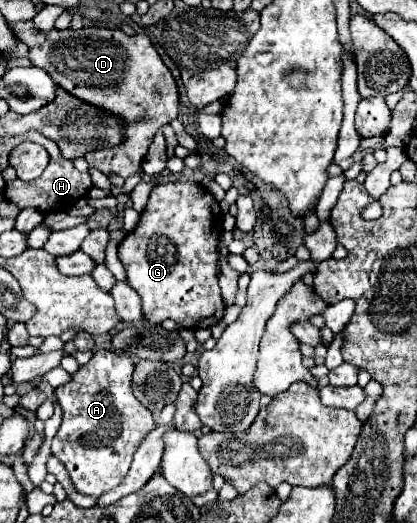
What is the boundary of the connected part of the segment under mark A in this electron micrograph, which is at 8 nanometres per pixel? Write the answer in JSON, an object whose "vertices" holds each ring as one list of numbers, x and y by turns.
{"vertices":[[105,349,95,351,91,361,87,365,81,365,67,385,55,389,57,403,63,409,63,421,59,431,53,437,51,451,65,465,75,489,81,495,101,497,103,493,115,489,129,471,133,449,139,445,141,437,145,437,145,433,149,433,149,429,155,427,151,411,145,405,141,405,131,391,133,369,135,369,133,361,123,353,113,353]]}

